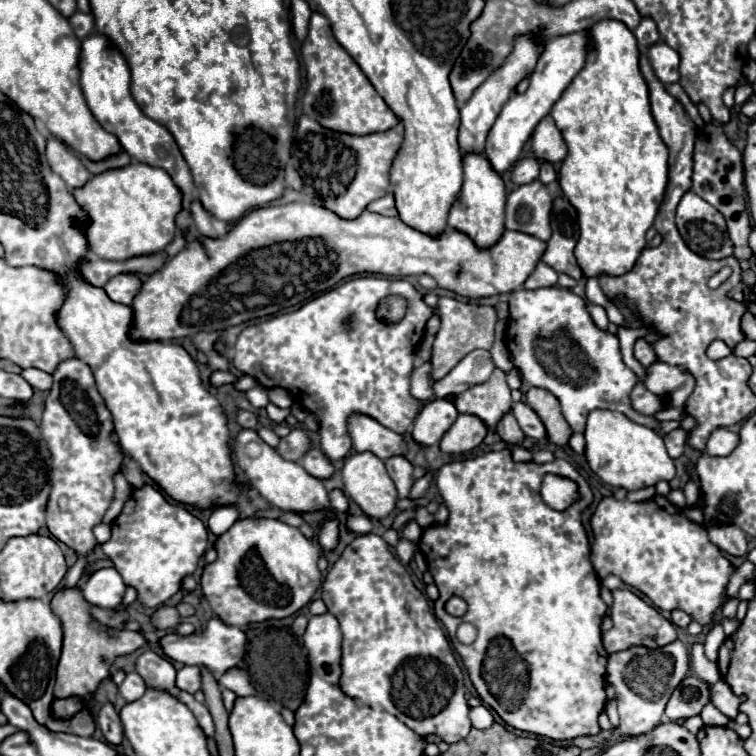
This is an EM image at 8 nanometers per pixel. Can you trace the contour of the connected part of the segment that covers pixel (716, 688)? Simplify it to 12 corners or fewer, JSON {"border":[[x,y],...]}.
{"border":[[724,680],[712,684],[712,704],[728,718],[740,700]]}

